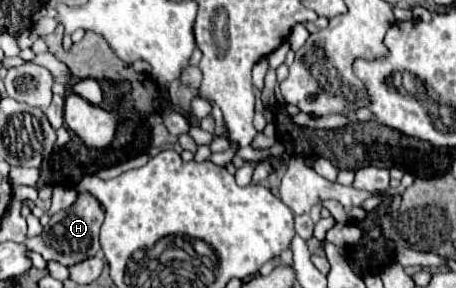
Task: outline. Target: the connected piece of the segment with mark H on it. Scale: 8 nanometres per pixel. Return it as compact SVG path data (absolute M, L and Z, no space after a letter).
M77 192L75 204L67 210L53 214L43 228L43 234L27 238L27 248L39 252L45 260L55 260L63 266L73 266L85 258L91 258L99 252L99 226L103 224L101 202L89 192Z

